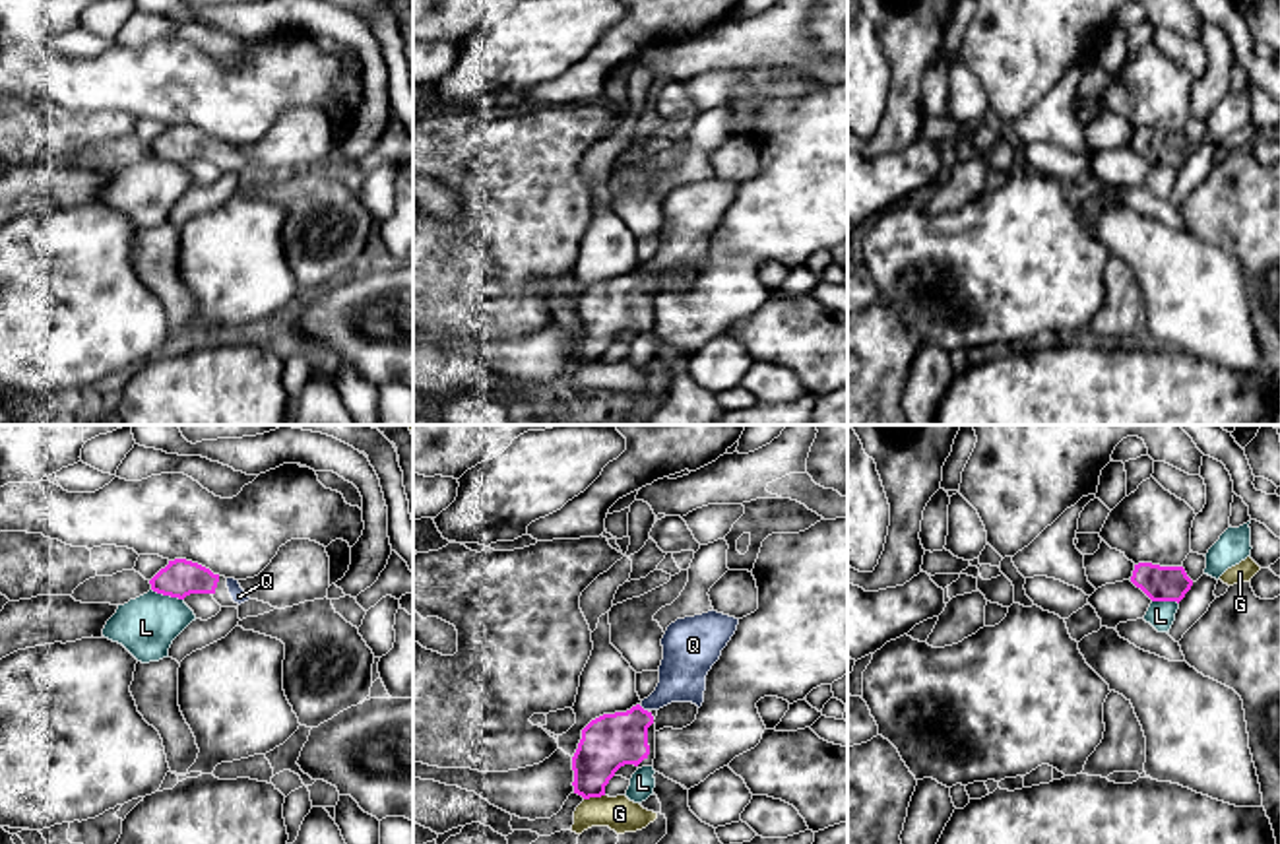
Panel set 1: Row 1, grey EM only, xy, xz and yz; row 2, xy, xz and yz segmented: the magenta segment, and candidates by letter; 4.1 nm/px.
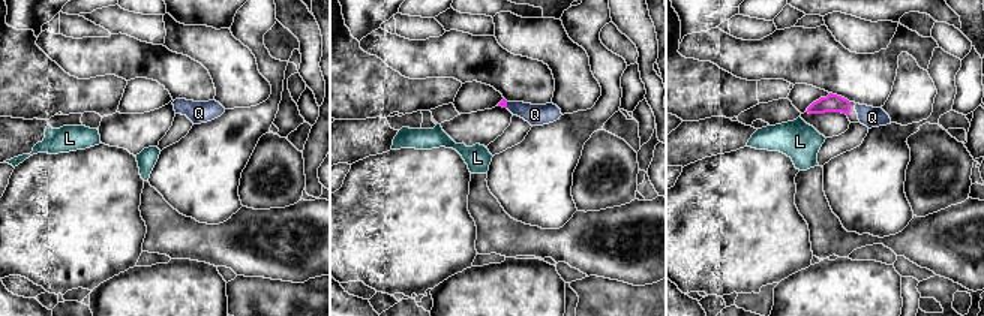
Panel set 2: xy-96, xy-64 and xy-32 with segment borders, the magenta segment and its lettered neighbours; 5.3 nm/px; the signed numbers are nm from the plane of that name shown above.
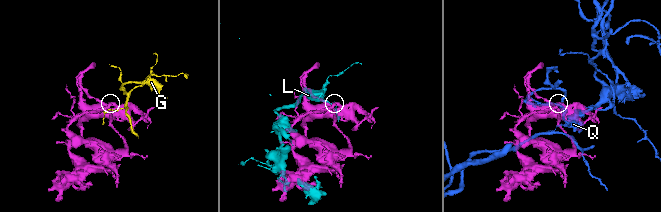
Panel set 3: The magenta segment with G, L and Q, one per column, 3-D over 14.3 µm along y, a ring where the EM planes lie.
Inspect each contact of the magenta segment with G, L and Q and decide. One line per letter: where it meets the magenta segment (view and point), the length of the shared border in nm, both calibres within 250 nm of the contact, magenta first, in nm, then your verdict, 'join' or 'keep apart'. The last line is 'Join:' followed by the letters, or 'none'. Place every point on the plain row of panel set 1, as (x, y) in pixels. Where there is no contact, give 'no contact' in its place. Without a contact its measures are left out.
G: meets magenta in xz at (594, 361); contact 90 nm long; 220 nm thick on the magenta side, 150 nm on the other; keep apart
L: meets magenta in xy at (167, 160); contact 140 nm long; 160 nm thick on the magenta side, 240 nm on the other; keep apart
Q: meets magenta in xz at (640, 272); contact 50 nm long; 220 nm thick on the magenta side, 200 nm on the other; join
Join: Q

